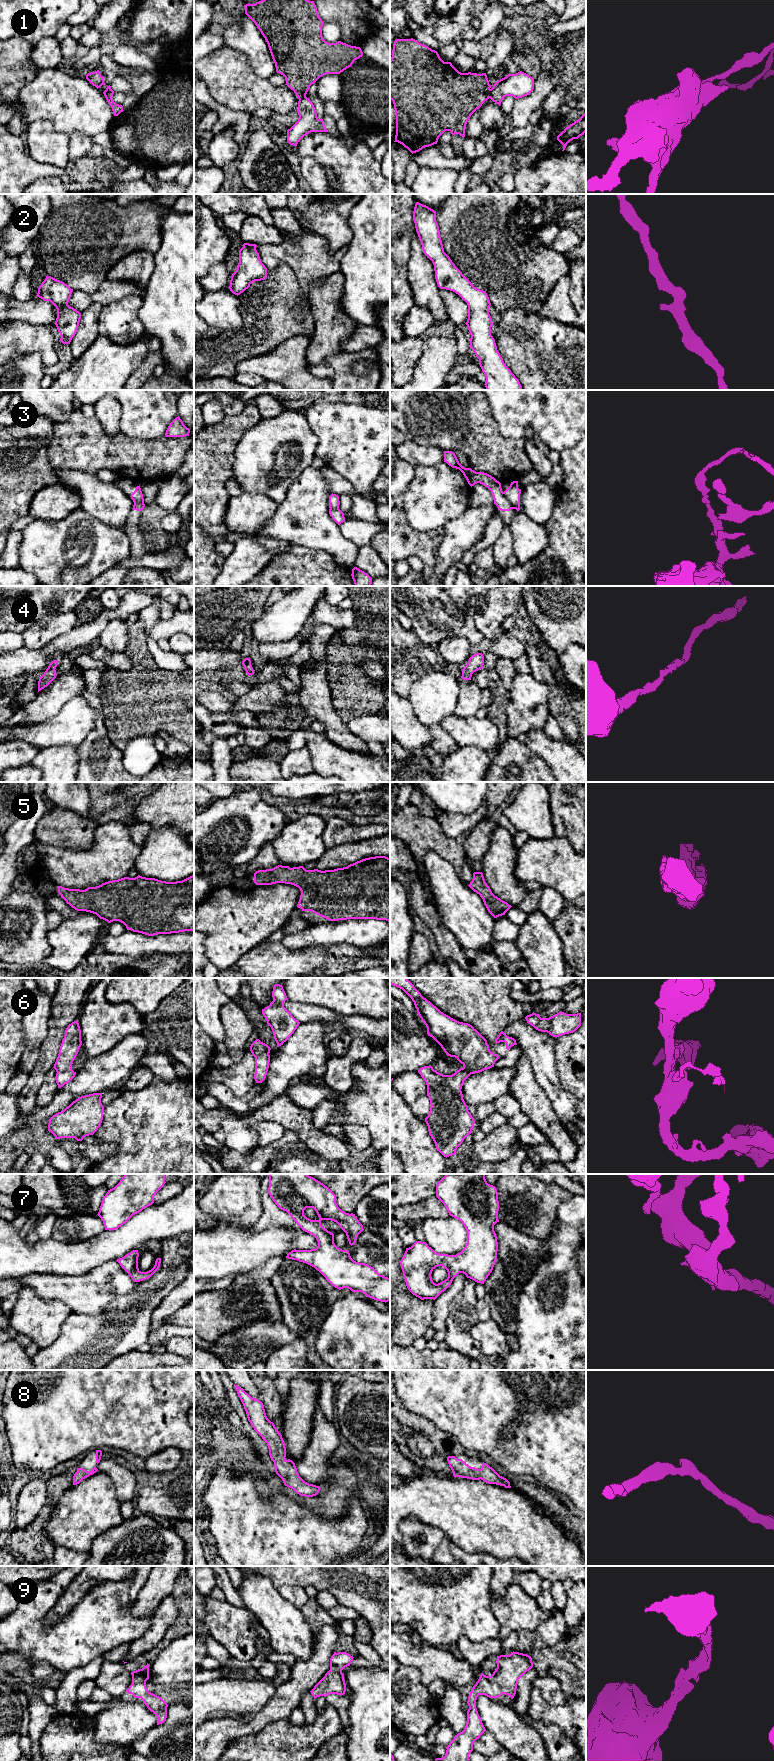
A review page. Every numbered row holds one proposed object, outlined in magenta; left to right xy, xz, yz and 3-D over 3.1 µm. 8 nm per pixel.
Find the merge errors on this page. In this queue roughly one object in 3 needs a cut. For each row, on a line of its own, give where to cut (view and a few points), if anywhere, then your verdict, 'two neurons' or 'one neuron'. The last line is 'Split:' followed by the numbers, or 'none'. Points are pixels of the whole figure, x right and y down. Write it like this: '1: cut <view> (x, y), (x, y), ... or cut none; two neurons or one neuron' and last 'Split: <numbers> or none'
1: cut yz (490, 89), (488, 97); two neurons
2: cut none; one neuron
3: cut yz (502, 492), (514, 508); two neurons
4: cut none; one neuron
5: cut none; one neuron
6: cut none; one neuron
7: cut none; one neuron
8: cut none; one neuron
9: cut none; one neuron
Split: 1, 3

